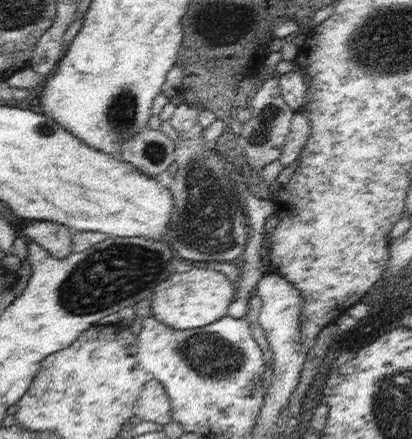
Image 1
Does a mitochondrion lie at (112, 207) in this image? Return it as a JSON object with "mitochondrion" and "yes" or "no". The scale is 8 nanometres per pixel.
{"mitochondrion":"no"}

